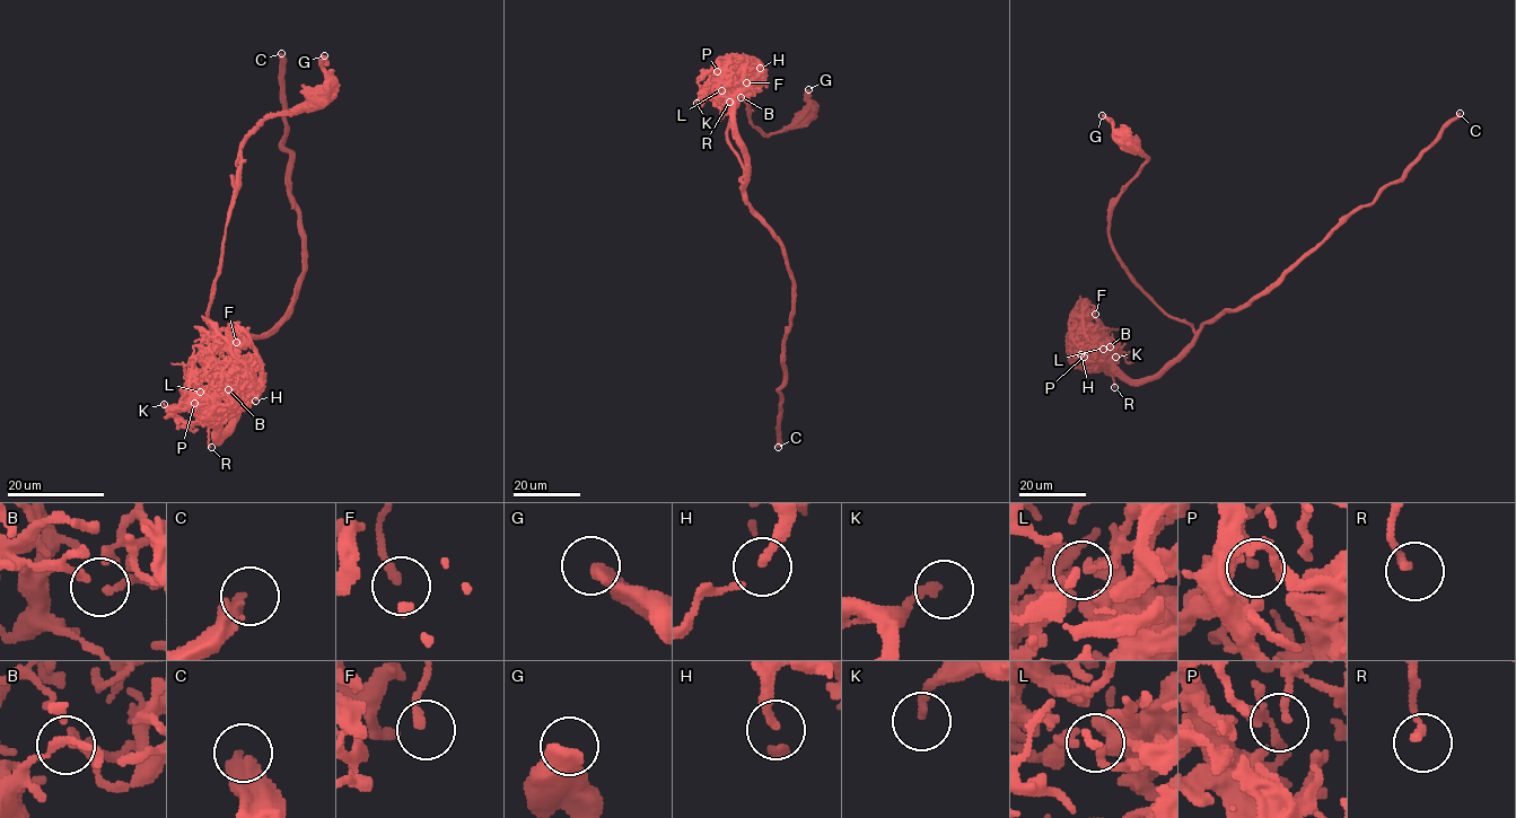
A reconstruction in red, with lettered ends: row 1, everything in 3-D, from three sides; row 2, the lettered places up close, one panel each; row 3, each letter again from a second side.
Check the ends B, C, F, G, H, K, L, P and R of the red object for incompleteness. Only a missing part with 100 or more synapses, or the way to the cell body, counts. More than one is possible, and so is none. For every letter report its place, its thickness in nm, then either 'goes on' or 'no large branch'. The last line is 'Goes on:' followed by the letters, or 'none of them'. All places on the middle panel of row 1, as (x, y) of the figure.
B: place (741, 97); calibre 110 nm; no large branch
C: place (778, 447); calibre 420 nm; goes on
F: place (746, 82); calibre 200 nm; no large branch
G: place (808, 89); calibre 480 nm; no large branch
H: place (760, 68); calibre 170 nm; no large branch
K: place (697, 103); calibre 200 nm; no large branch
L: place (721, 90); calibre 200 nm; no large branch
P: place (717, 71); calibre 130 nm; no large branch
R: place (729, 102); calibre 190 nm; no large branch
Goes on: C

